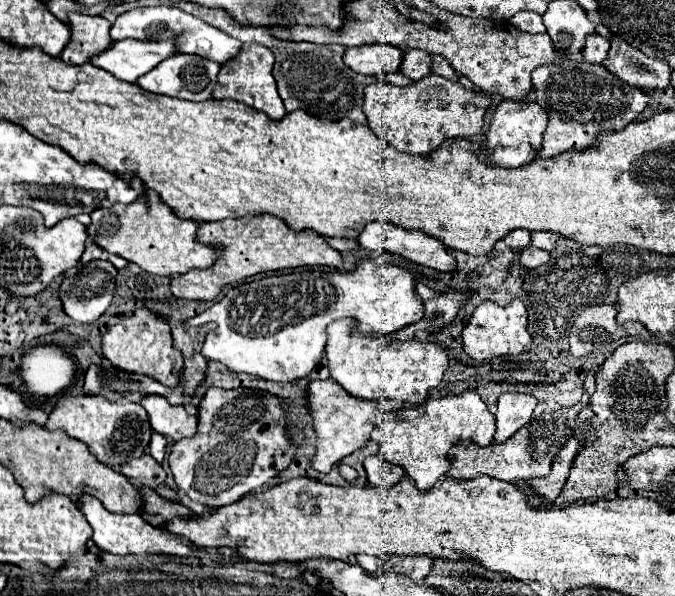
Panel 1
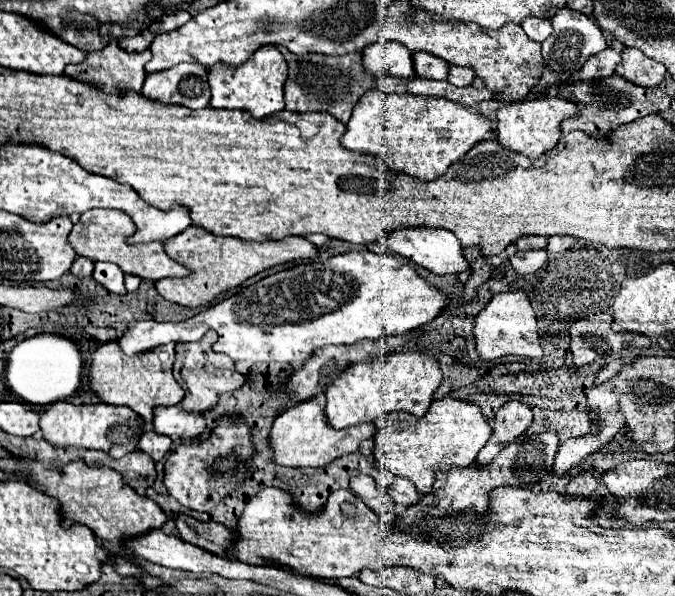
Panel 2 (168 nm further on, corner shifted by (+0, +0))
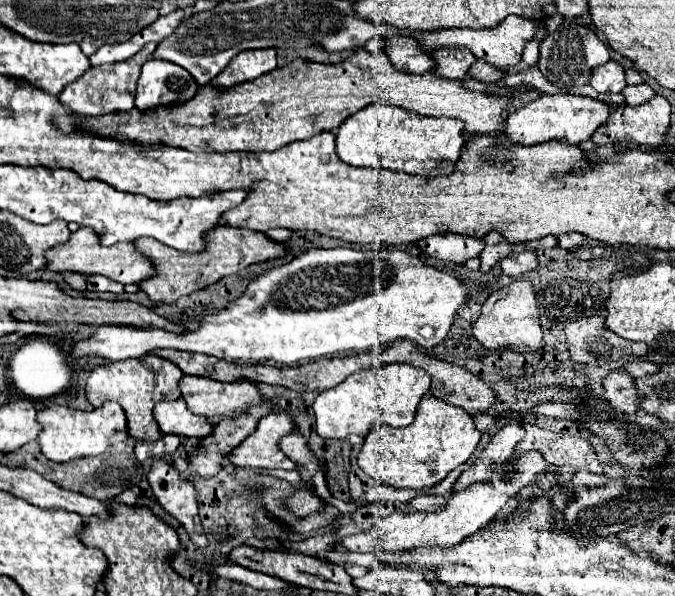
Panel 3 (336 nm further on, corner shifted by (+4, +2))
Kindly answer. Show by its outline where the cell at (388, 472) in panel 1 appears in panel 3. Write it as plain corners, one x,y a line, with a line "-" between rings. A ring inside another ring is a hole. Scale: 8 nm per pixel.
419,495
409,503
415,511
425,511
425,513
433,513
443,509
445,499
443,497
435,497
435,495

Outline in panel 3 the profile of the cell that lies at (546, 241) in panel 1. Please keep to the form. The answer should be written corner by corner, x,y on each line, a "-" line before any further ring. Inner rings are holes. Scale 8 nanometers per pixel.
569,233
569,235
559,237
559,247
561,249
573,249
573,247
581,245
583,241
585,241
585,237
581,233

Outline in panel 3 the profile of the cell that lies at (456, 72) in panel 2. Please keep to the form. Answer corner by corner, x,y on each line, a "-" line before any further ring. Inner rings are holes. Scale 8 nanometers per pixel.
477,61
475,65
471,65
469,73
471,73
475,79
483,81
483,83
497,83
497,81
501,81
501,79
505,77
505,71
495,69
493,65
489,65
489,63
485,63
485,61

